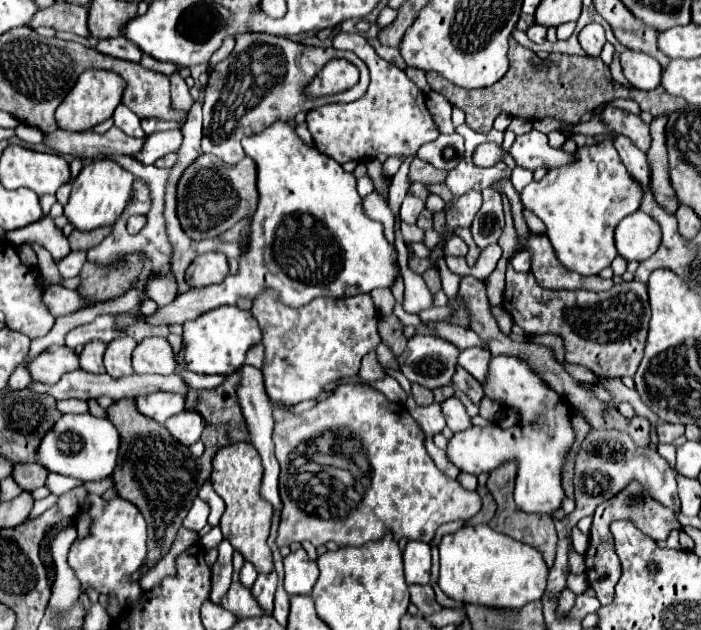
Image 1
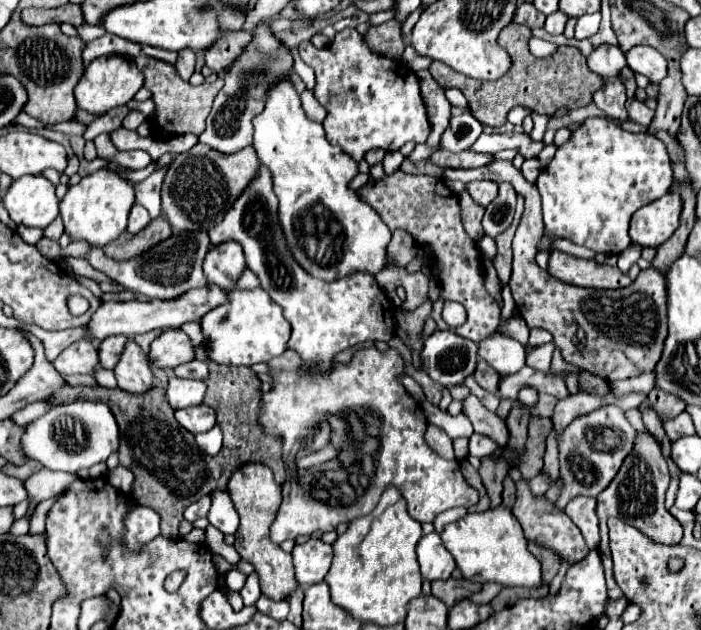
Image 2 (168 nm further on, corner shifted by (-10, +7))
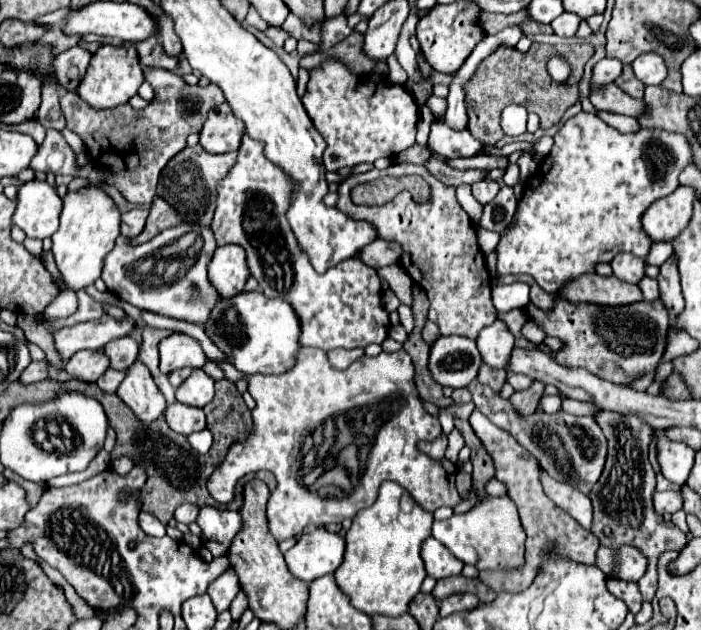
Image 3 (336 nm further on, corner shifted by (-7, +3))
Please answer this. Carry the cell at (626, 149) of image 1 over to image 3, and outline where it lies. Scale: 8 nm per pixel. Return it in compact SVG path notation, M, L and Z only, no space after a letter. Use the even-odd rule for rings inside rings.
M602 59L594 65L594 73L592 73L592 83L594 85L604 85L604 83L612 83L616 81L616 77L620 77L622 73L622 63L616 59Z

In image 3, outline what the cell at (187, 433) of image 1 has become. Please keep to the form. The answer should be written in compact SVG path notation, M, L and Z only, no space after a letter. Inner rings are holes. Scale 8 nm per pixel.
M178 401L168 405L164 417L166 417L168 427L172 427L180 435L190 435L194 431L206 429L204 411L198 407L188 407L188 405L178 403Z

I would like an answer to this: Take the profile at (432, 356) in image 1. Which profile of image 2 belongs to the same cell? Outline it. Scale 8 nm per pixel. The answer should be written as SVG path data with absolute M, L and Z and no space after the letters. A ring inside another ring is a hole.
M435 331L423 343L421 369L439 385L461 385L475 371L477 343L453 331Z

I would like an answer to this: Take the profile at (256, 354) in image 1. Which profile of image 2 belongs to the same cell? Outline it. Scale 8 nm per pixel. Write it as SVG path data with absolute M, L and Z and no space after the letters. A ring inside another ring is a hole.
M289 349L271 359L269 367L273 369L275 387L273 393L265 393L263 397L265 407L259 415L259 423L265 427L265 431L271 431L283 439L283 461L287 471L287 479L283 483L283 503L271 525L271 539L275 543L297 539L299 535L313 535L315 531L335 531L339 523L351 523L353 519L371 513L389 485L401 491L407 501L409 515L419 523L431 523L439 513L451 507L477 505L479 493L465 481L460 463L439 457L427 445L427 421L423 409L397 381L397 375L403 373L403 359L395 349L385 353L377 349L361 349L351 363L339 365L335 373L319 373L313 369L311 379L295 375L301 361ZM351 435L355 435L355 447L351 447ZM309 455L315 457L311 457L313 465L297 465Z

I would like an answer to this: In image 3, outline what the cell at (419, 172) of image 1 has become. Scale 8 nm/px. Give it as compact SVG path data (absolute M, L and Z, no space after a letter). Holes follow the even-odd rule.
M476 155L470 159L450 159L448 165L456 167L456 169L480 169L480 171L506 169L508 157L504 157L504 155Z

